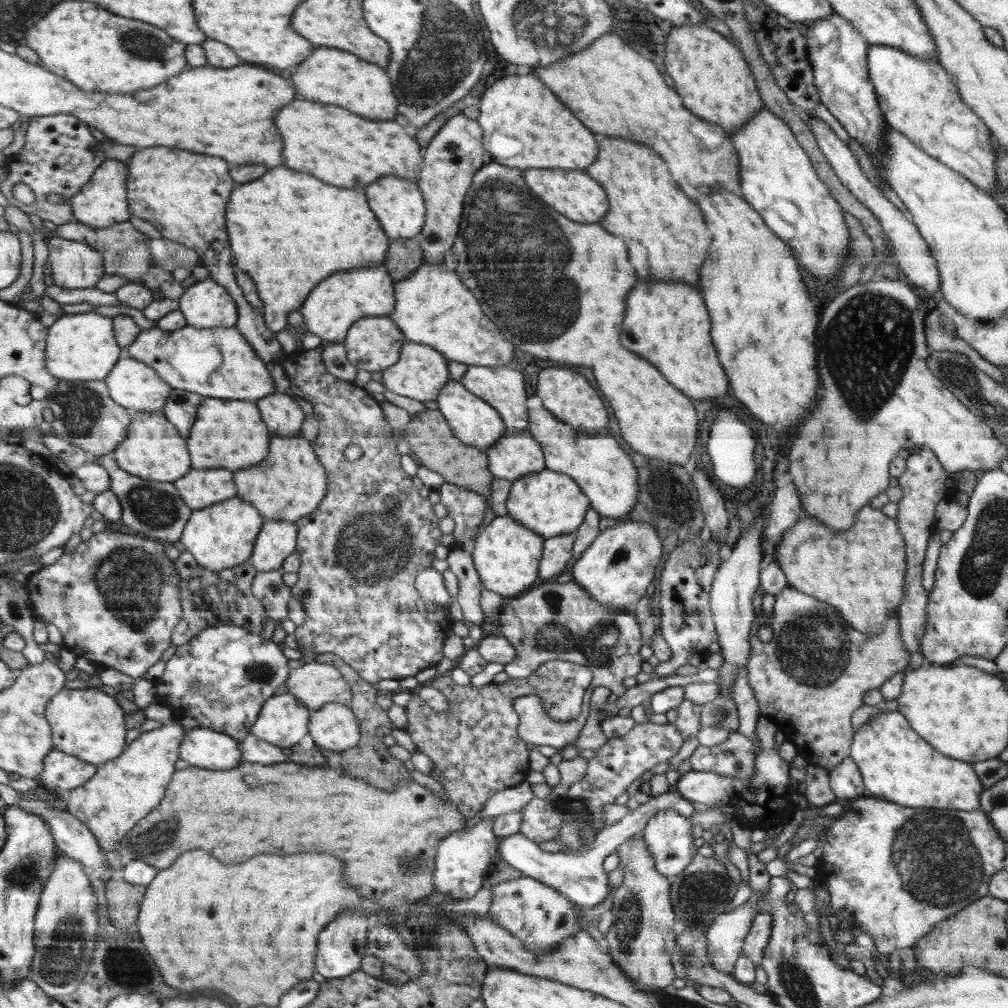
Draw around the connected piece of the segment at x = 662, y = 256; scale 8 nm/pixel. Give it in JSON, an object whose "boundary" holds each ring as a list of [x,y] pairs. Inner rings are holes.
{"boundary":[[[604,138],[600,142],[596,164],[586,168],[586,172],[592,172],[592,176],[608,188],[612,208],[608,208],[608,216],[604,216],[600,224],[604,224],[608,232],[616,232],[616,236],[628,240],[628,248],[632,248],[632,264],[636,264],[640,278],[684,280],[696,284],[712,234],[710,230],[706,232],[698,206],[678,190],[666,170],[666,162],[644,144],[624,138]]]}

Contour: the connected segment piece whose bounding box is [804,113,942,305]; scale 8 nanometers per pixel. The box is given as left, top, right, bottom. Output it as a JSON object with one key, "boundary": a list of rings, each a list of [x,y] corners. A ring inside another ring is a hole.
{"boundary":[[[808,115],[805,118],[806,123],[810,126],[810,130],[814,132],[816,136],[816,142],[823,152],[826,160],[831,164],[832,170],[835,172],[838,180],[865,206],[868,210],[880,221],[882,229],[893,246],[894,258],[900,264],[900,269],[908,277],[912,285],[916,287],[925,288],[930,294],[932,294],[932,304],[935,304],[936,300],[940,300],[940,276],[937,268],[936,259],[930,255],[930,247],[928,243],[922,238],[922,235],[918,232],[916,225],[904,216],[888,198],[886,198],[884,192],[868,178],[865,172],[862,172],[857,163],[855,154],[849,149],[846,142],[842,141],[830,126],[820,117],[816,115]]]}

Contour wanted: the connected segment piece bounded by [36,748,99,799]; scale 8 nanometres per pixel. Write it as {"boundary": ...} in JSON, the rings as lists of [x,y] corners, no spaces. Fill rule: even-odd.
{"boundary":[[[54,748],[45,761],[45,770],[36,781],[56,799],[65,799],[70,792],[87,784],[98,772],[98,765]]]}

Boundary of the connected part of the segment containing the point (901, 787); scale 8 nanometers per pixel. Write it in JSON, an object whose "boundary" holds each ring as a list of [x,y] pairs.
{"boundary":[[[883,709],[870,717],[870,721],[864,727],[855,729],[850,758],[859,769],[866,795],[911,808],[934,806],[934,808],[967,812],[980,810],[979,799],[982,798],[984,789],[974,770],[974,764],[955,760],[936,752],[928,742],[924,742],[924,739],[916,734],[915,729],[911,727],[910,720],[901,712]]]}

